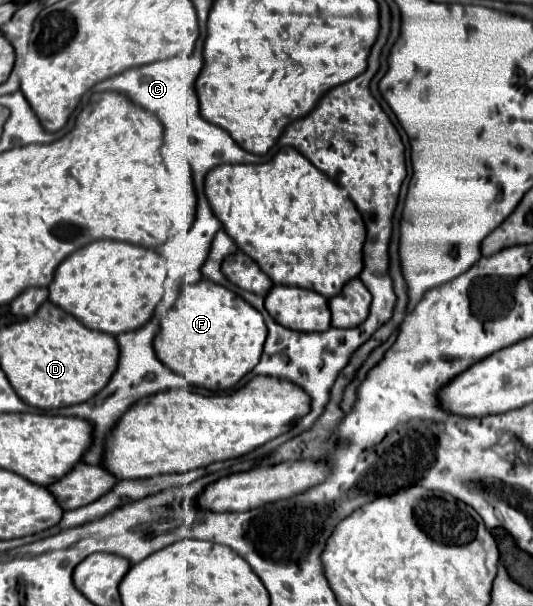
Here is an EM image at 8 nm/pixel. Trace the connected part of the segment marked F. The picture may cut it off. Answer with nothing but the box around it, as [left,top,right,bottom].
[154,279,268,391]

